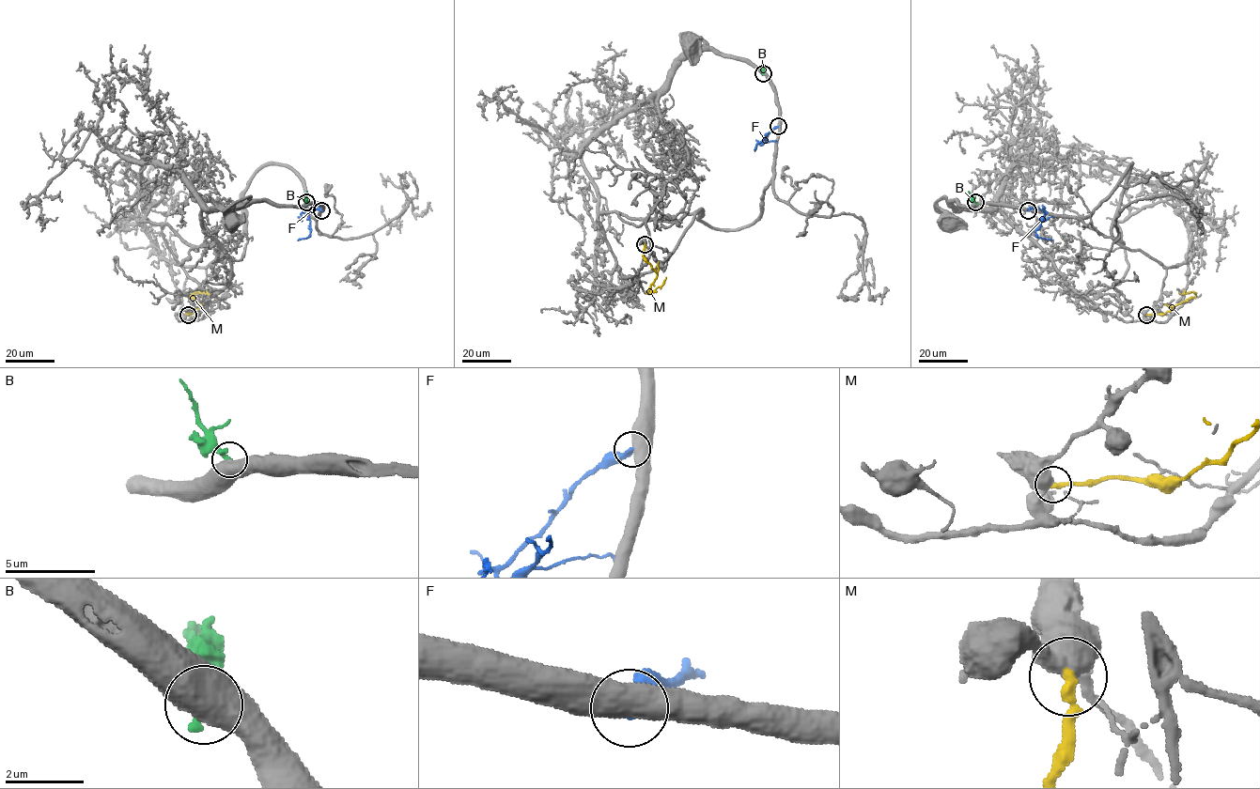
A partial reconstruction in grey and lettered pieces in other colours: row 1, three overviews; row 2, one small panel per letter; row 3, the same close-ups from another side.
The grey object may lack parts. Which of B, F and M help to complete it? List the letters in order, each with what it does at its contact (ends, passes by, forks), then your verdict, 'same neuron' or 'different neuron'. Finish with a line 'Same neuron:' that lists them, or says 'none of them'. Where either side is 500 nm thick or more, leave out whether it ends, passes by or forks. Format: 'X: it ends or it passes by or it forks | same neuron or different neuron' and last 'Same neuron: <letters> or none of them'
B: different neuron
F: different neuron
M: it ends | different neuron
Same neuron: none of them

